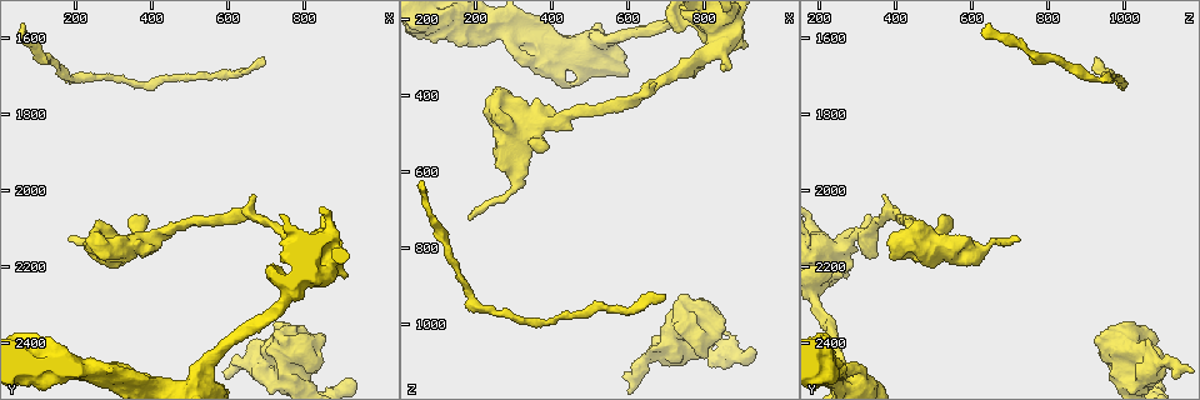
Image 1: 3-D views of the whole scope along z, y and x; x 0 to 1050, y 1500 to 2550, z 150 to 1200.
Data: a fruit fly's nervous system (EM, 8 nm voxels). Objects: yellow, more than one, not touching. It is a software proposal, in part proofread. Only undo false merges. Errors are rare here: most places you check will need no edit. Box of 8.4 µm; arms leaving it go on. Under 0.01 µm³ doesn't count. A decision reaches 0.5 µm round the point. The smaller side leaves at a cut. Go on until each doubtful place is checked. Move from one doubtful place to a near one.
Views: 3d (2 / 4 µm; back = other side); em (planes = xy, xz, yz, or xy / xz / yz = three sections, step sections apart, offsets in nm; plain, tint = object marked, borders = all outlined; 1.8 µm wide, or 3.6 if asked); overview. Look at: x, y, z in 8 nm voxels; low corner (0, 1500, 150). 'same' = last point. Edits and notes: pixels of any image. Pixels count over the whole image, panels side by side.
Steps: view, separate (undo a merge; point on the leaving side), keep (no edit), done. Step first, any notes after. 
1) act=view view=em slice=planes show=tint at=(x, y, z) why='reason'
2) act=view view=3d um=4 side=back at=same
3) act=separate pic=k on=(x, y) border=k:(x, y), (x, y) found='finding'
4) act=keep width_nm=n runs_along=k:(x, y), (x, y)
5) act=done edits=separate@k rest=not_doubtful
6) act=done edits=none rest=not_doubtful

act=view view=em slice=planes show=tint at=(650, 2460, 1105) why='thick turns thin'

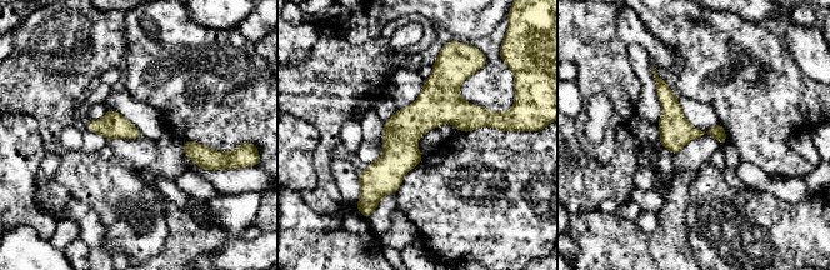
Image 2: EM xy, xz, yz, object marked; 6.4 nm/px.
act=keep width_nm=160 runs_along=2:(491, 121), (429, 115), (363, 185) found='one neuron here'

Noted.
act=view view=em slice=planes show=tint at=(755, 2450, 1010) why='looks like a crossing'

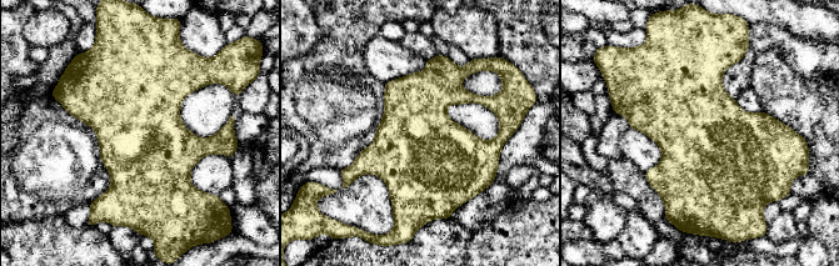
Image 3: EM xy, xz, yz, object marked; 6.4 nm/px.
act=keep width_nm=600 found='one neuron here'

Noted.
act=view view=em um=3.6 slice=planes show=tint at=(760, 2125, 310)

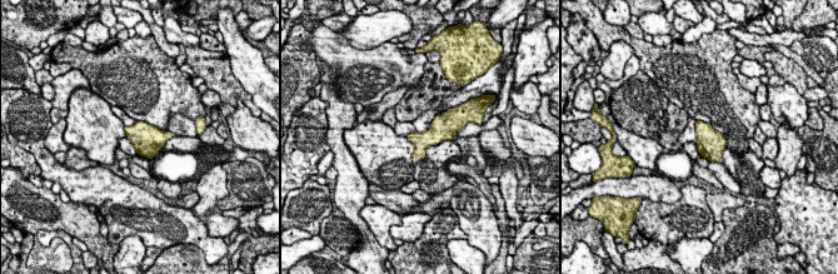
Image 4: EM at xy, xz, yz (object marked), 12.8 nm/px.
act=keep found='all the same neuron'

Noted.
act=view view=3d um=4 at=(845, 2160, 230)

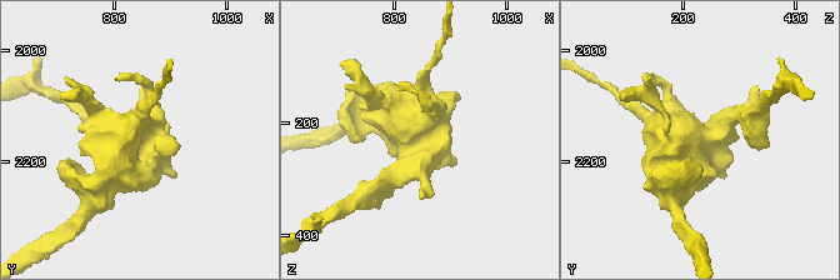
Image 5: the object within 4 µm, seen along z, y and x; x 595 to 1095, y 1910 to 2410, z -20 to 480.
act=view view=em slice=planes show=tint at=(845, 2160, 230) why='now the EM'

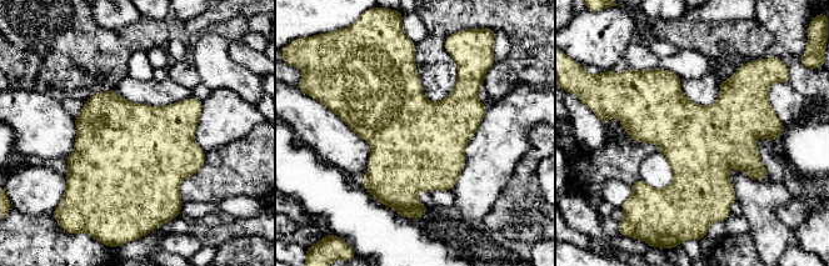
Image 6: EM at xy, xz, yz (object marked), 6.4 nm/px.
act=keep found='continuous, no second neuron'

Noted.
act=view view=em um=3.6 slice=planes show=tint at=(335, 2150, 470) why='sudden change in width'

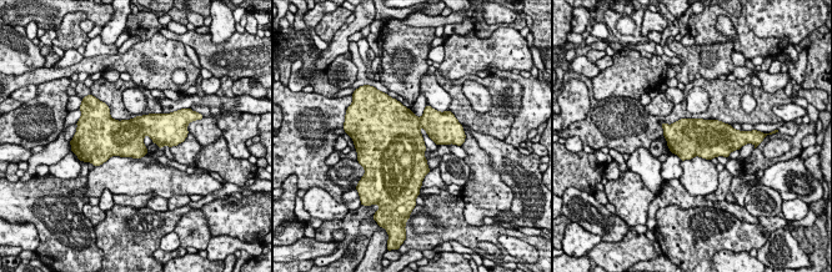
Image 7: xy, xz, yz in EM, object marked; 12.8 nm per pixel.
act=keep found='continuous, no second neuron'

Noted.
act=done edits=none rest=not_doubtful

